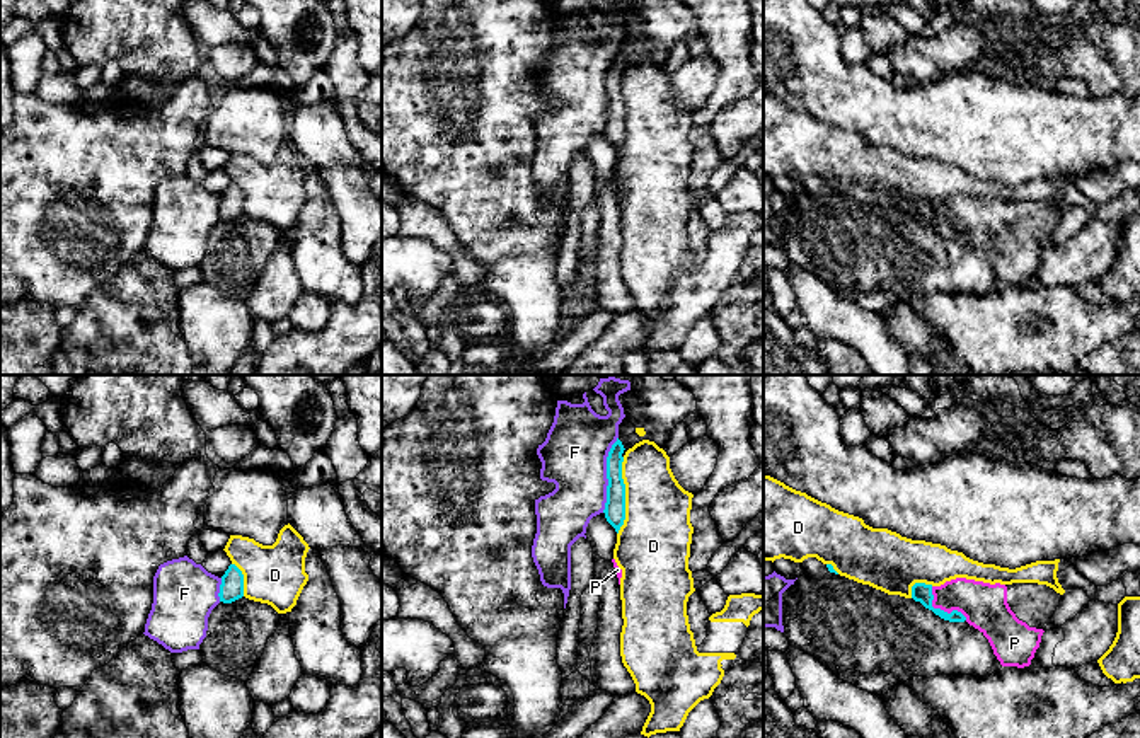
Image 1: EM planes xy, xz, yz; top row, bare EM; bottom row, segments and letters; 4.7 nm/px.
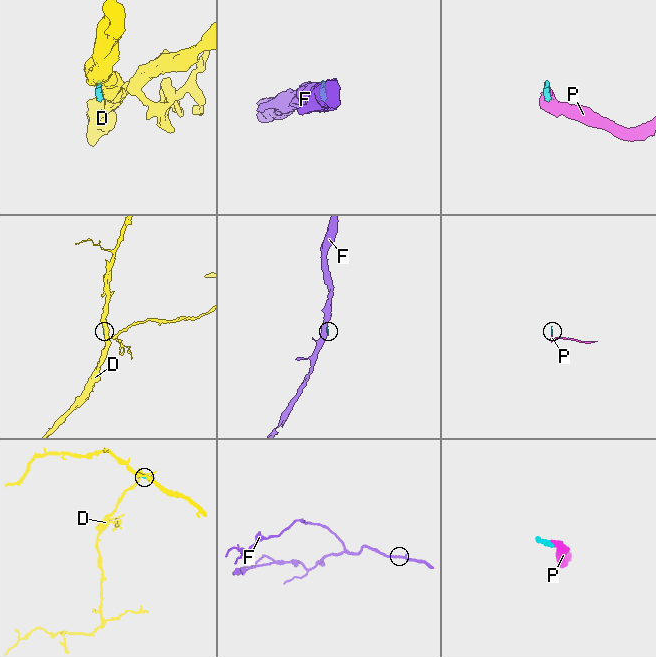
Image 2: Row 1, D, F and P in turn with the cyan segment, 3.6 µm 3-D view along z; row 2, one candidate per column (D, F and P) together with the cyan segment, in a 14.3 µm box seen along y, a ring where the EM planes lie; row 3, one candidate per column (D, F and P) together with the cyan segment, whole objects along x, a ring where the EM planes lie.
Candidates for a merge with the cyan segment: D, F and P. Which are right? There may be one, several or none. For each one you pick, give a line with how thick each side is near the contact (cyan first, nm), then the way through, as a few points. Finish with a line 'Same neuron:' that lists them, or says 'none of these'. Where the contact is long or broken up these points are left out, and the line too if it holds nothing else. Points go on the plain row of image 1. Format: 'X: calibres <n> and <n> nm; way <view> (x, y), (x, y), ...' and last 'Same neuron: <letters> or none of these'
P: calibres 90 and 220 nm; way yz (921, 210), (939, 227), (985, 225)
Same neuron: P

